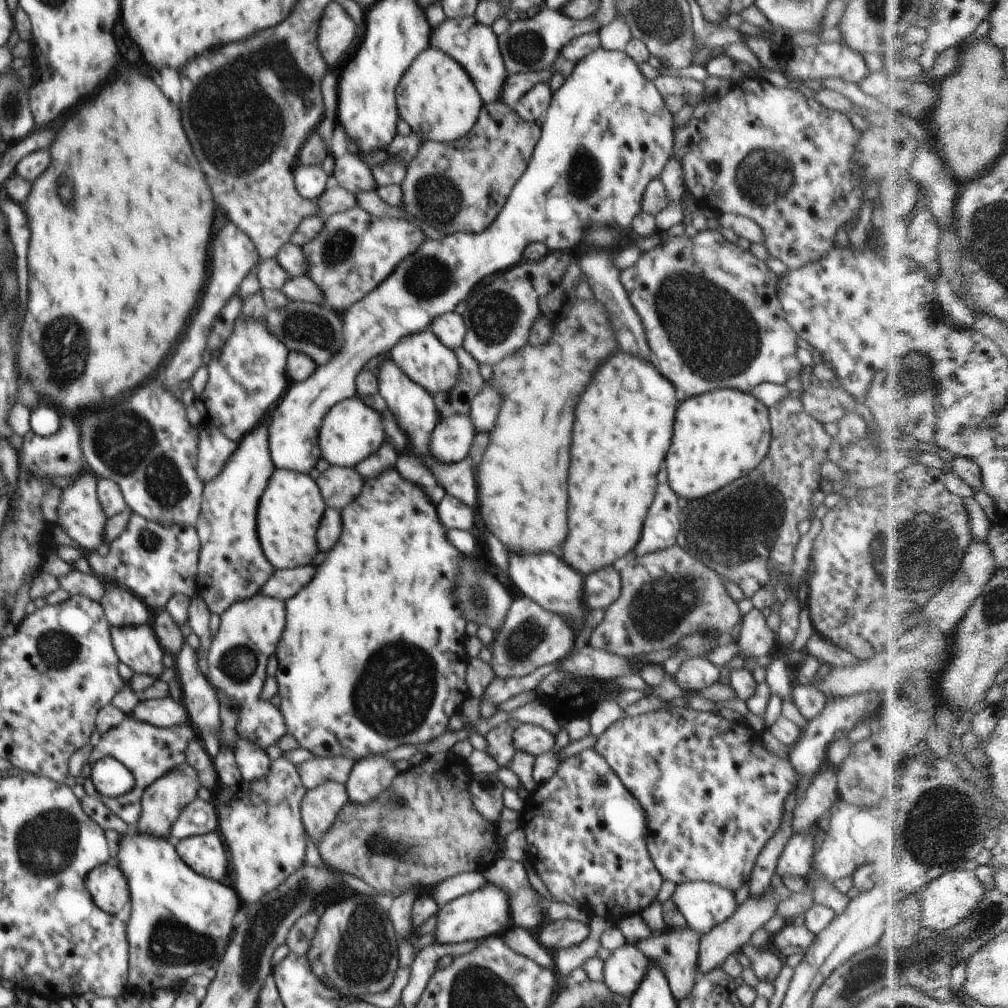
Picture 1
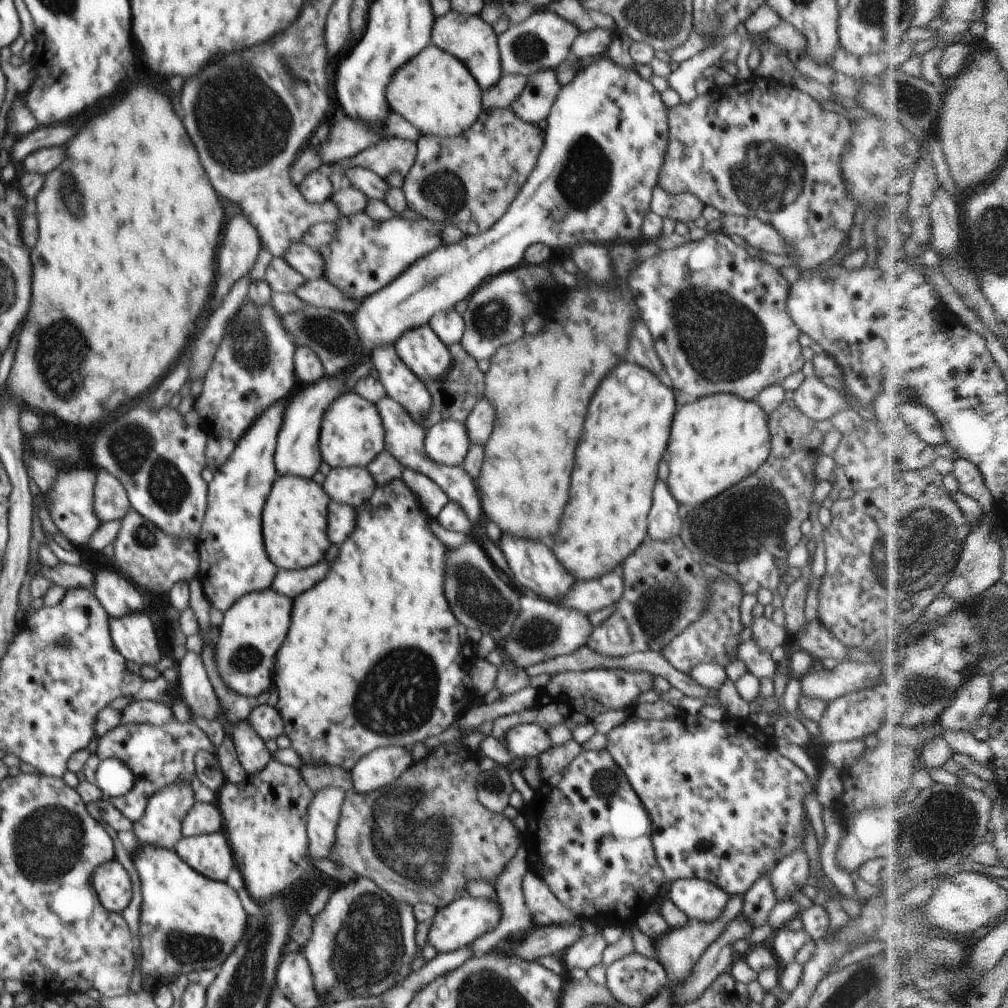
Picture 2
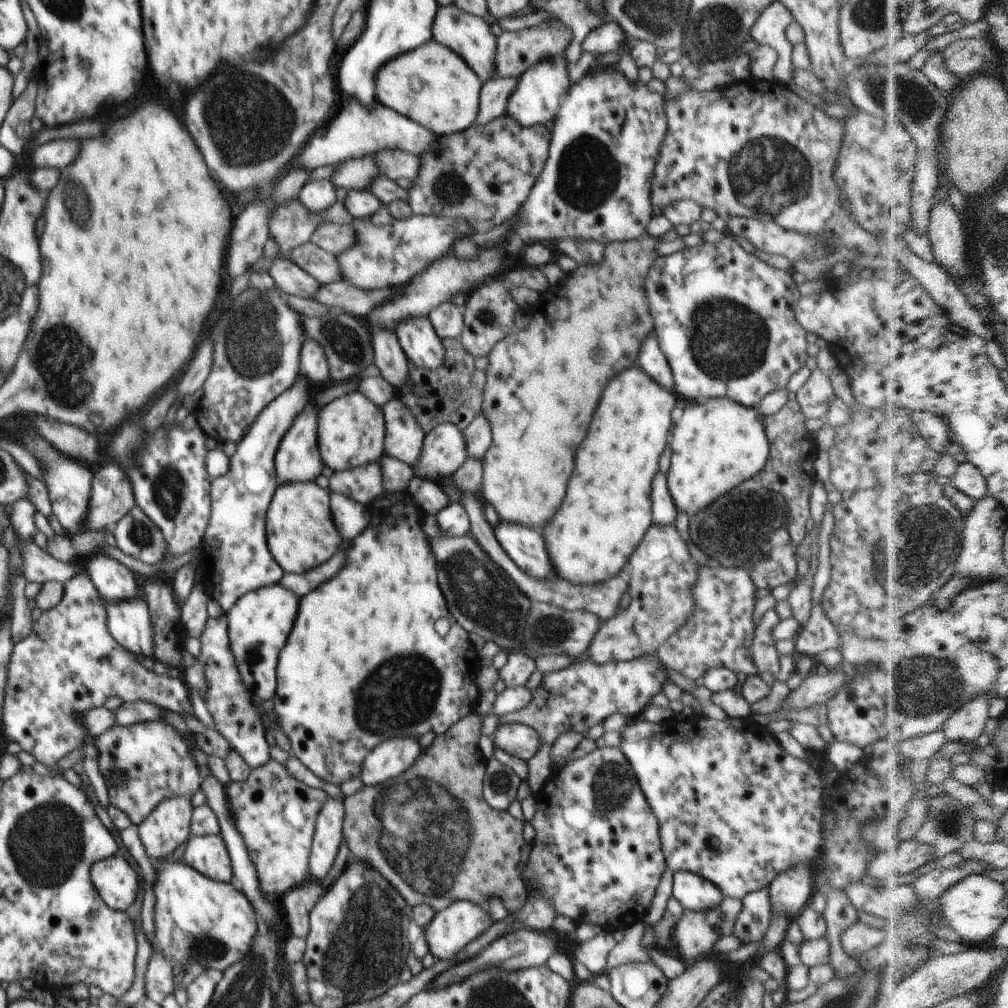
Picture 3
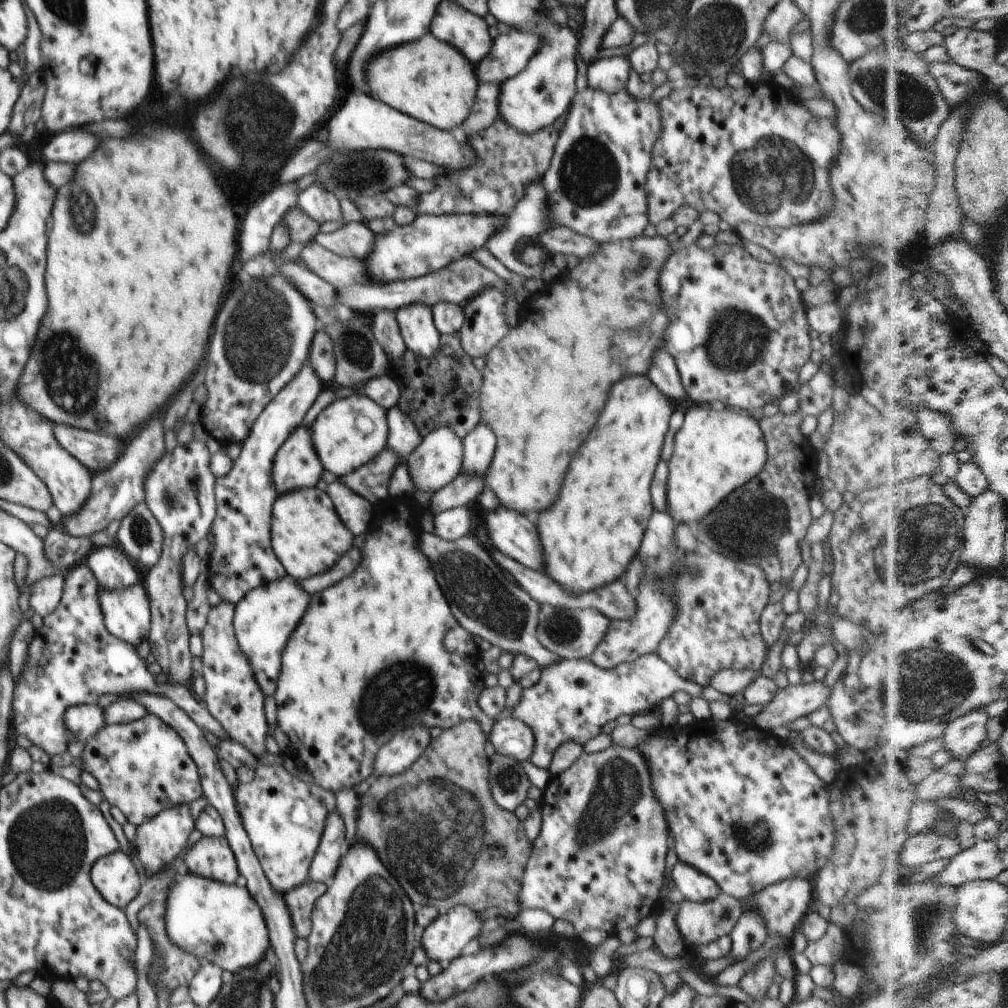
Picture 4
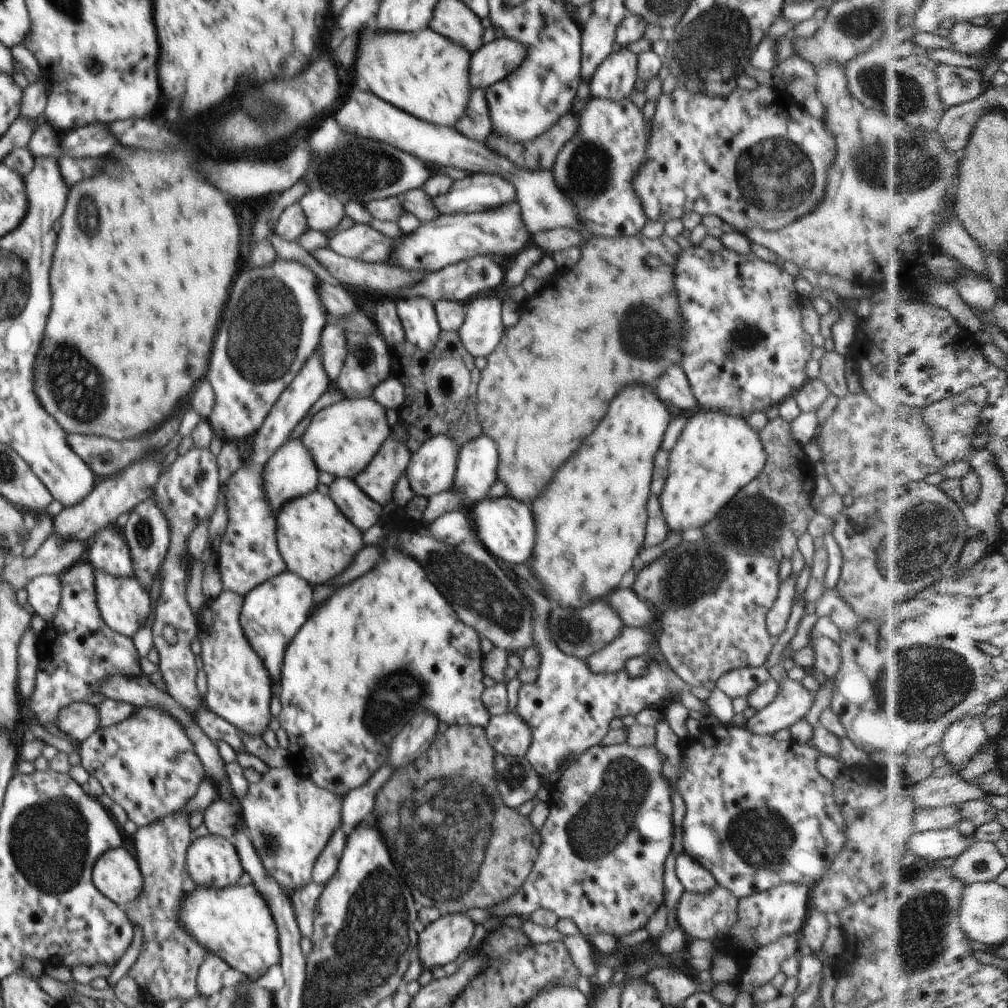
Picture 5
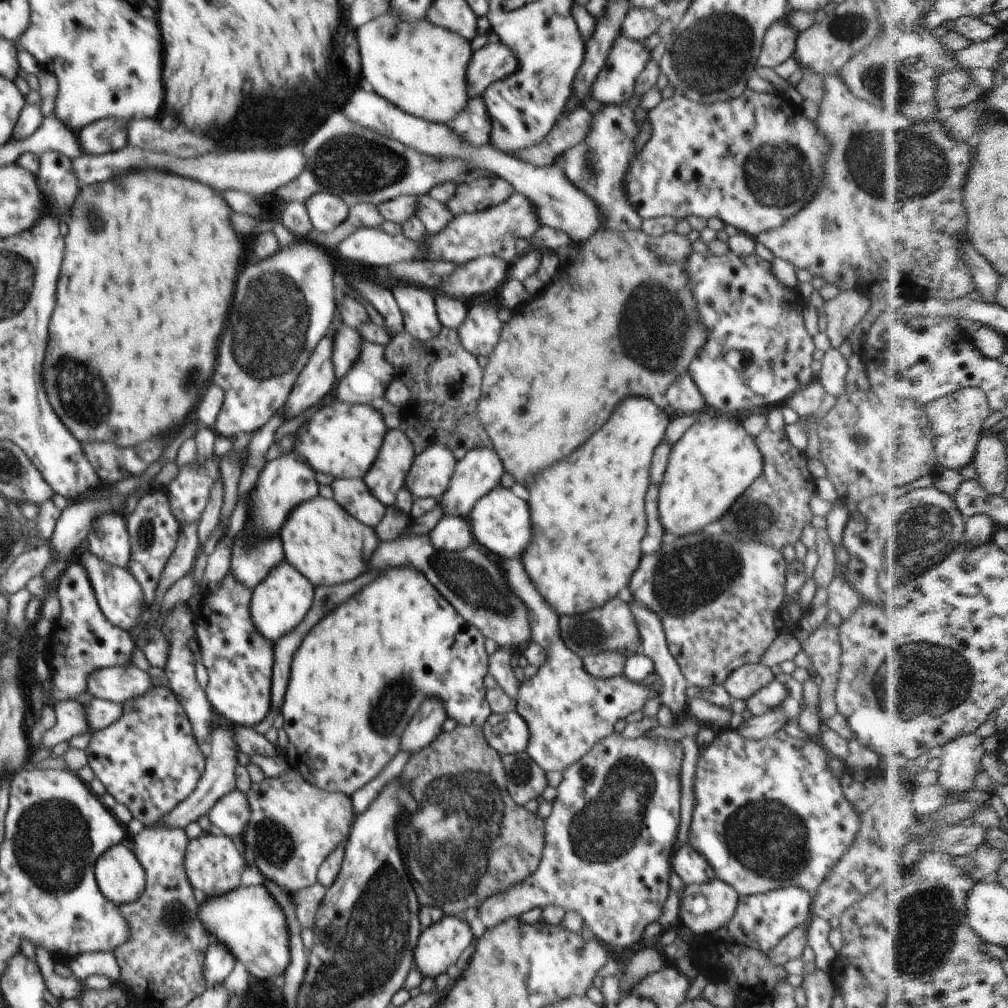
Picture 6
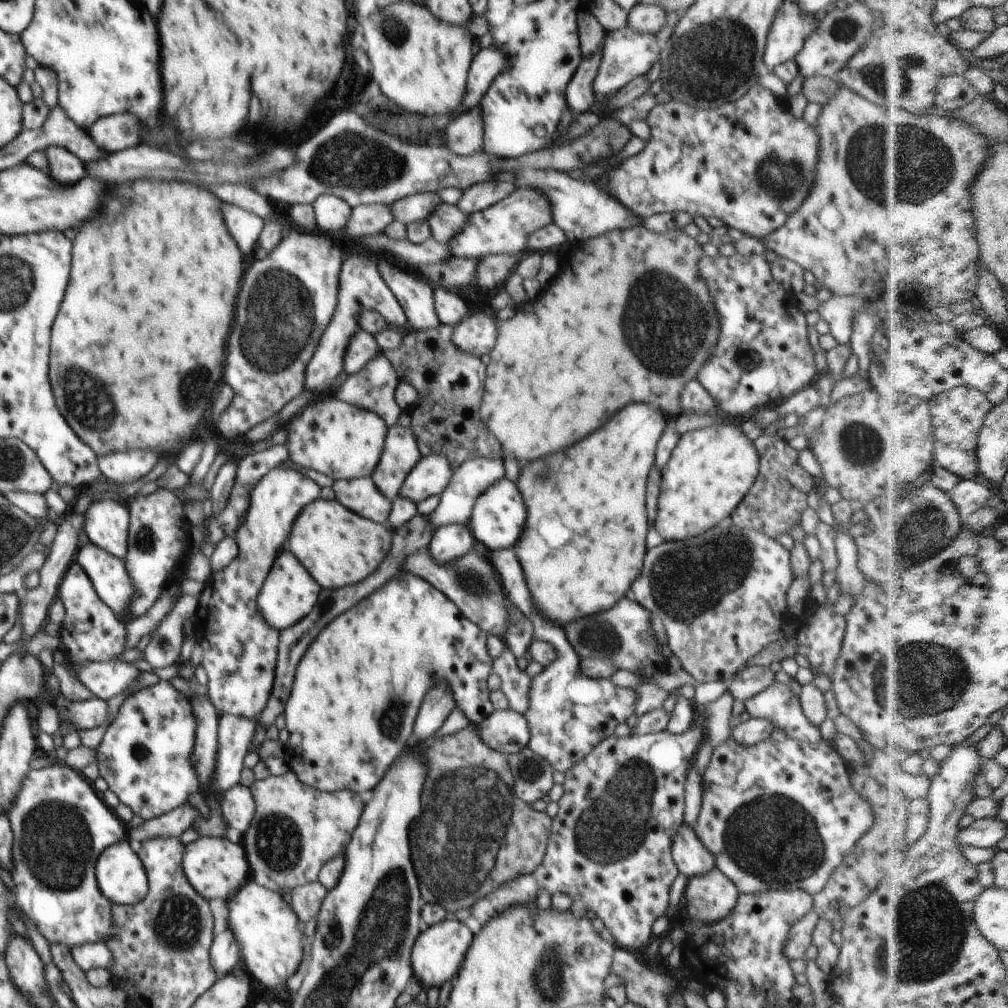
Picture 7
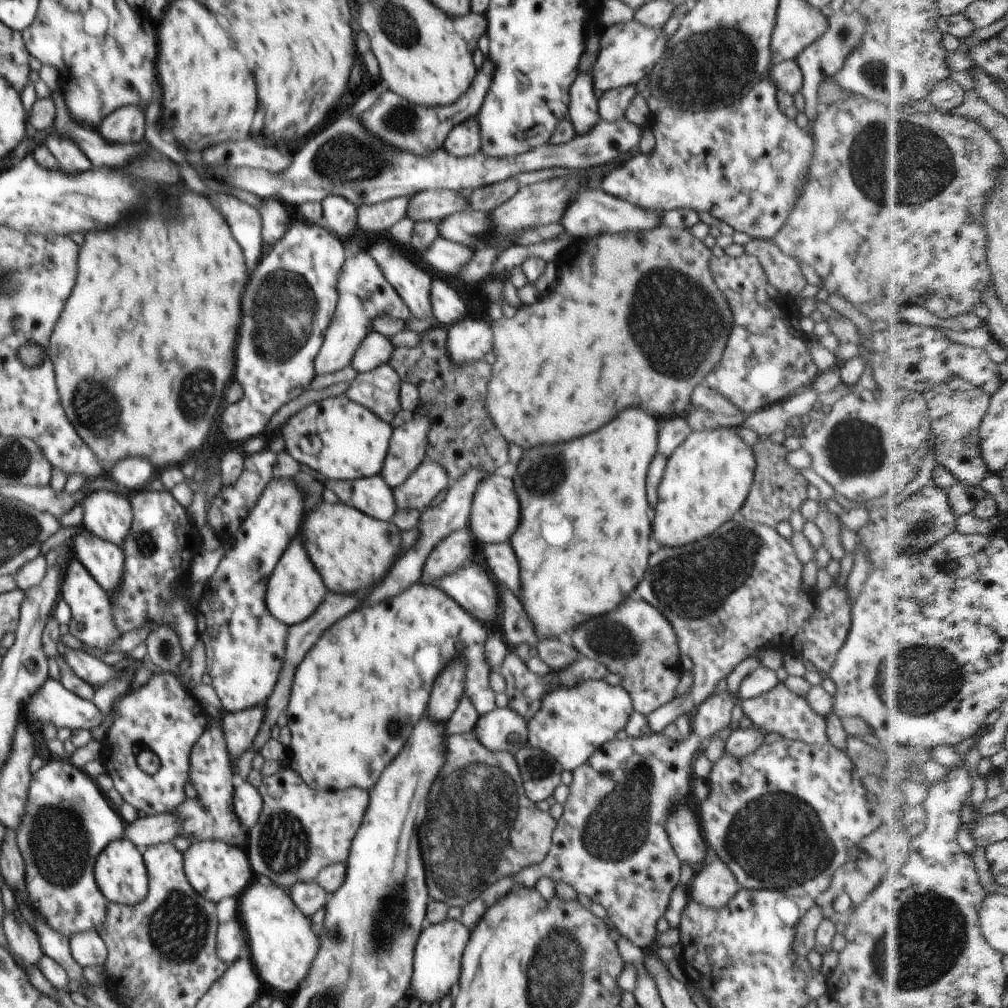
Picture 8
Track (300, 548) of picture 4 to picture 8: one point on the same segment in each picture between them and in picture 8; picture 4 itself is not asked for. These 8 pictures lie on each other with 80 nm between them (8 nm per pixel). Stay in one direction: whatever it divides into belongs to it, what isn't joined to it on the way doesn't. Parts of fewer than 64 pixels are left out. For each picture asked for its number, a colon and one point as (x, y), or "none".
5: (316, 541)
6: (326, 545)
7: (337, 547)
8: (351, 551)

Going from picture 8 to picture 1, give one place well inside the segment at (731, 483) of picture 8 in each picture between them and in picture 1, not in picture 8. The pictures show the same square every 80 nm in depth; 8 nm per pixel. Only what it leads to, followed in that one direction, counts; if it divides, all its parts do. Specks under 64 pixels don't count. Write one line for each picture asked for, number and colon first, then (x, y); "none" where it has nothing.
1: (720, 436)
2: (717, 441)
3: (717, 445)
4: (717, 450)
5: (718, 453)
6: (714, 462)
7: (710, 470)

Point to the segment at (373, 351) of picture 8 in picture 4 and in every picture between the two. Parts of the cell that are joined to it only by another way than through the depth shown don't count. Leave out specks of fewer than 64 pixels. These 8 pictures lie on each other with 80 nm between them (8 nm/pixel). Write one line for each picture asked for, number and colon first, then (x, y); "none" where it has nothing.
4: (321, 358)
5: (332, 348)
6: (348, 342)
7: (362, 347)

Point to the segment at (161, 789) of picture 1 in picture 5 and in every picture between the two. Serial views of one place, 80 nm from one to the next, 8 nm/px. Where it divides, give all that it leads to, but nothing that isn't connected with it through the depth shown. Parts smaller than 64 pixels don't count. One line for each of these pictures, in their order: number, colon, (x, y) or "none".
2: (162, 824)
3: (169, 825)
4: (159, 841)
5: (167, 968)

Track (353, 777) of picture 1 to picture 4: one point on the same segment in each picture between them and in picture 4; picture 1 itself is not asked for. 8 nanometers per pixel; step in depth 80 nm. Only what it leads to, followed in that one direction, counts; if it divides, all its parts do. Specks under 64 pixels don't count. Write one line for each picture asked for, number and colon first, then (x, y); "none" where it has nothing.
2: (376, 769)
3: (389, 759)
4: (406, 747)

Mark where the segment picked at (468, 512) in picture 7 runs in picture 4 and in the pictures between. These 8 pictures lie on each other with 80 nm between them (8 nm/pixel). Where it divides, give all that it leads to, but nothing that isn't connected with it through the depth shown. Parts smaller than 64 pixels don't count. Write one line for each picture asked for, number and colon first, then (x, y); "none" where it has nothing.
4: (479, 444)
5: (476, 470)
6: (480, 471)

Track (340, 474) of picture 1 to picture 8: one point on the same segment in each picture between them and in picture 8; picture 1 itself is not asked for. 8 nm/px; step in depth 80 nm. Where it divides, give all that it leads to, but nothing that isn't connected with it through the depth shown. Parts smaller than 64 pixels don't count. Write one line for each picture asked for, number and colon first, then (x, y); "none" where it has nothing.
2: (354, 485)
3: (364, 483)
4: (370, 481)
5: (377, 481)
6: (386, 477)
7: (400, 454)
8: (407, 450)

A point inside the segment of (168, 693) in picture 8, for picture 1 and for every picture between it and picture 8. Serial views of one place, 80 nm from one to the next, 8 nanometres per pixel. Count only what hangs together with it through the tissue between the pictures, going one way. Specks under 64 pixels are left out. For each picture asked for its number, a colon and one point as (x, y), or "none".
1: (149, 752)
2: (159, 756)
3: (158, 762)
4: (144, 767)
5: (146, 764)
6: (149, 761)
7: (146, 756)

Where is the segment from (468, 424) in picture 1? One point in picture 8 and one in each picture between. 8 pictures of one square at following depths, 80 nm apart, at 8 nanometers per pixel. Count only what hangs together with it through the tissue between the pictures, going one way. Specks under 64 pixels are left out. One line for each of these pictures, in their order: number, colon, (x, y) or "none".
2: (447, 443)
3: (444, 450)
4: (437, 459)
5: (432, 468)
6: (431, 472)
7: (432, 474)
8: (425, 483)

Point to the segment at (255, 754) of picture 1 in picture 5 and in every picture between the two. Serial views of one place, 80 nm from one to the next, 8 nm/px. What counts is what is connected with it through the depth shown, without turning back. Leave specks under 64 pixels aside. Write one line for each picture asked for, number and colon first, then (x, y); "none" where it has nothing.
2: (252, 752)
3: (236, 717)
4: (233, 697)
5: (239, 690)

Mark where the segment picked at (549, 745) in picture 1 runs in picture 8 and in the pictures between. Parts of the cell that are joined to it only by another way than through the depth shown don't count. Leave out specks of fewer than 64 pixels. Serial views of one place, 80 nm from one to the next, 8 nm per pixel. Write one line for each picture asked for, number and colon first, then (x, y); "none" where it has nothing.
2: (526, 740)
3: (517, 739)
4: (510, 737)
5: (508, 734)
6: (508, 733)
7: (506, 731)
8: (502, 729)

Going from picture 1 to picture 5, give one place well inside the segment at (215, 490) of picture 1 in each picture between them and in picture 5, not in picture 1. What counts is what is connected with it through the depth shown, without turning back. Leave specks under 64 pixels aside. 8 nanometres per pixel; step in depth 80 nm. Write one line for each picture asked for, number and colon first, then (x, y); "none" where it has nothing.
2: (233, 560)
3: (234, 549)
4: (242, 559)
5: (248, 555)

